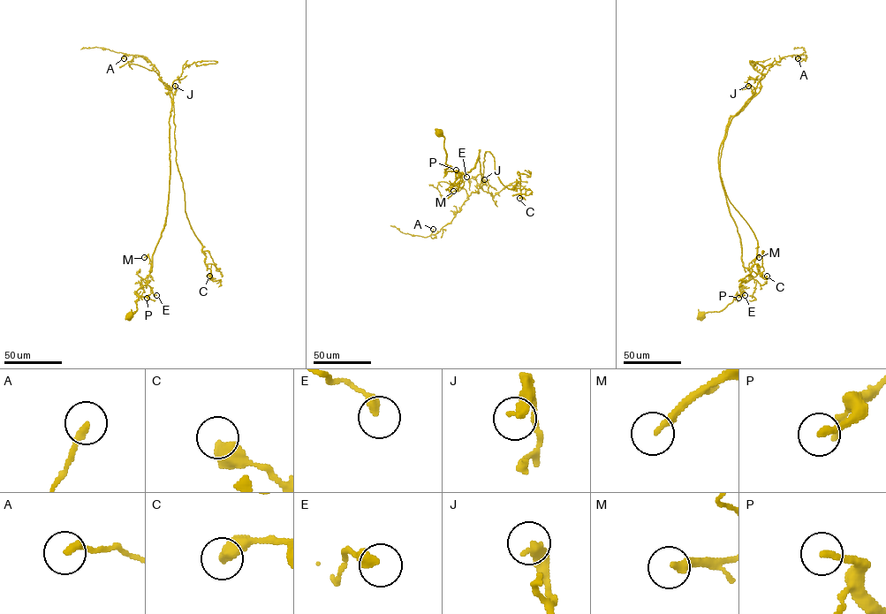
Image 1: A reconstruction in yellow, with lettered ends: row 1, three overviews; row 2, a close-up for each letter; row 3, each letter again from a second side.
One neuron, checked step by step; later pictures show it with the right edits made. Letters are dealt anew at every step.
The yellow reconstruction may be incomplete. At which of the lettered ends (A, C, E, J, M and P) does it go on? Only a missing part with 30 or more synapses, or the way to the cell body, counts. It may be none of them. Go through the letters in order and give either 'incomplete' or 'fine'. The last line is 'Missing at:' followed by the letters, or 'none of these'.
A: fine
C: fine
E: fine
J: fine
M: fine
P: fine
Missing at: none of these

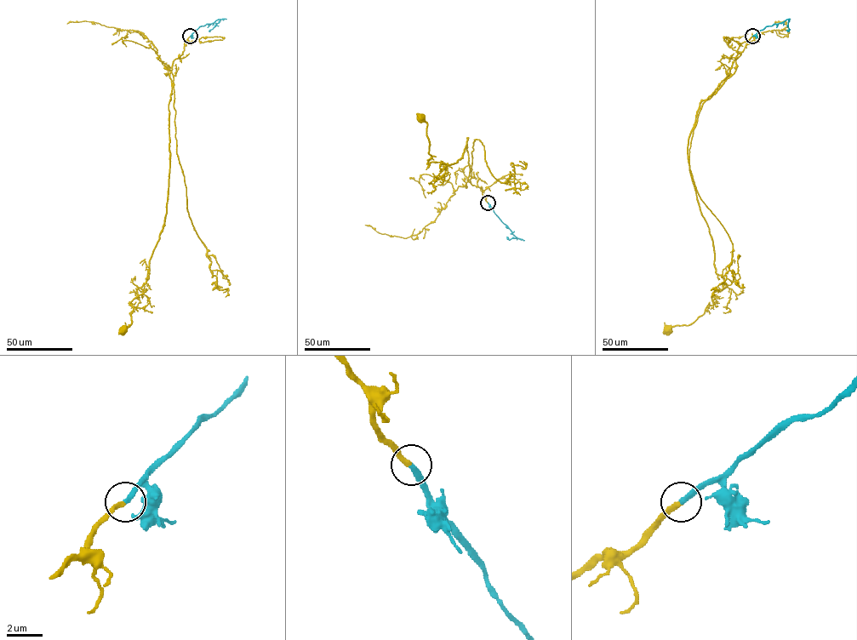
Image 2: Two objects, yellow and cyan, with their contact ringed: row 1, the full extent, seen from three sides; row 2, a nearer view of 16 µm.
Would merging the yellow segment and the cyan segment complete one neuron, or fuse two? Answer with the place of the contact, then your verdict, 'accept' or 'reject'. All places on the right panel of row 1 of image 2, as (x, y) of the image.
place (752, 36); accept

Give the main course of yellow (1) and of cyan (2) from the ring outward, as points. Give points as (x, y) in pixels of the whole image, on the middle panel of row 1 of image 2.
1: (488, 202), (467, 180), (467, 138), (463, 156), (440, 176), (443, 165), (427, 162), (427, 123), (419, 119)
2: (488, 202), (518, 238), (509, 239), (506, 237)

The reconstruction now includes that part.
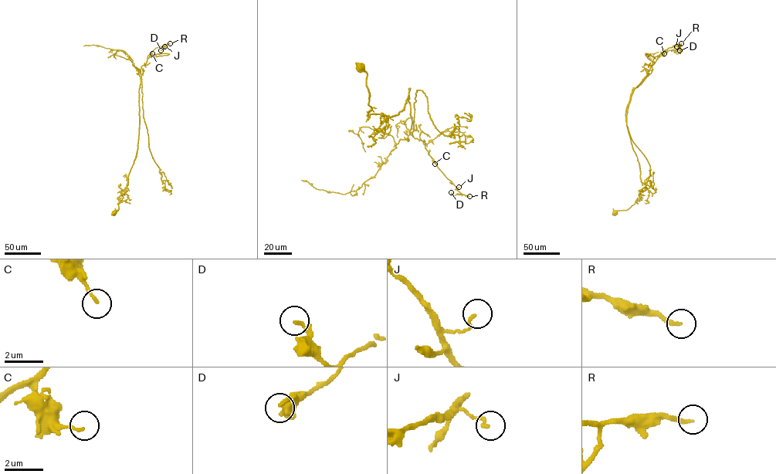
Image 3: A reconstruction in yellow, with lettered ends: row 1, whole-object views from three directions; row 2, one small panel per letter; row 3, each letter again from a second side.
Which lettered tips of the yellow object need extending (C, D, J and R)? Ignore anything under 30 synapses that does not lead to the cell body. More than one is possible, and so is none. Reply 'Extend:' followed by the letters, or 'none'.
Extend: R

